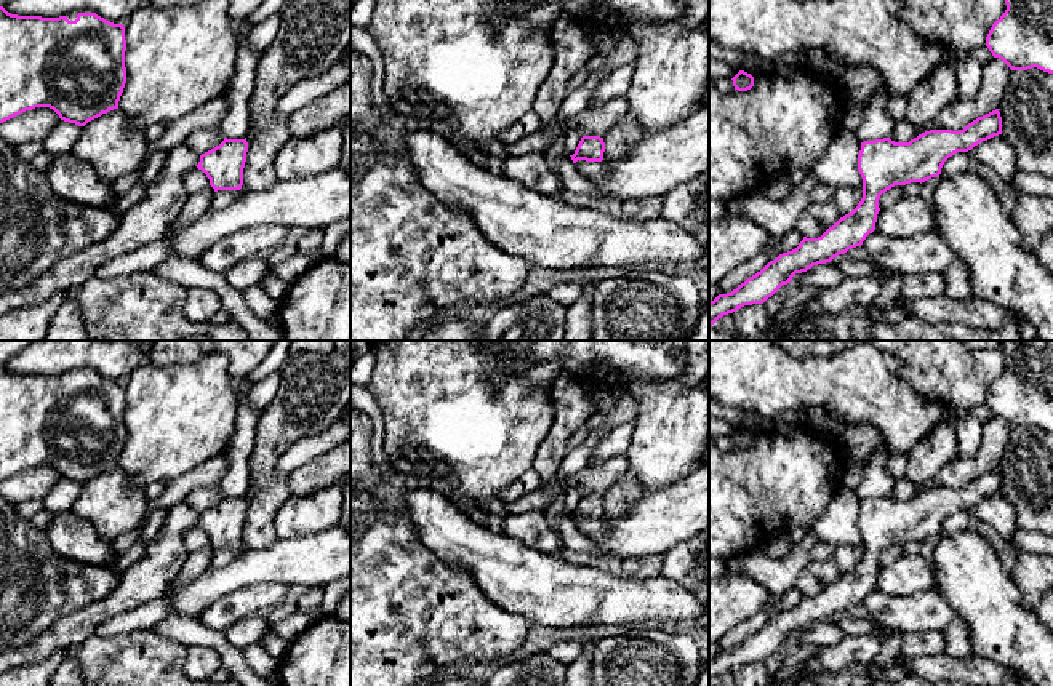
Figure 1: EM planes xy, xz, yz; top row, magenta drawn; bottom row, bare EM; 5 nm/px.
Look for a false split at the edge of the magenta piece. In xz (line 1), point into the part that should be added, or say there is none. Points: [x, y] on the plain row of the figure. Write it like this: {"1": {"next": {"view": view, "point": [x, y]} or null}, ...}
{"1": {"next": null}}

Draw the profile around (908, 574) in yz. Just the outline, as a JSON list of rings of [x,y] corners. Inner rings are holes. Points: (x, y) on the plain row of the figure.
[[[903,553],[877,572],[875,588],[893,596],[907,596],[936,588],[935,572],[922,555]]]

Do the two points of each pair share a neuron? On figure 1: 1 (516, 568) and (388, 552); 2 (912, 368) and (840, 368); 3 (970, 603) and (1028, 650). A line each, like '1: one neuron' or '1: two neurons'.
1: two neurons
2: two neurons
3: one neuron

